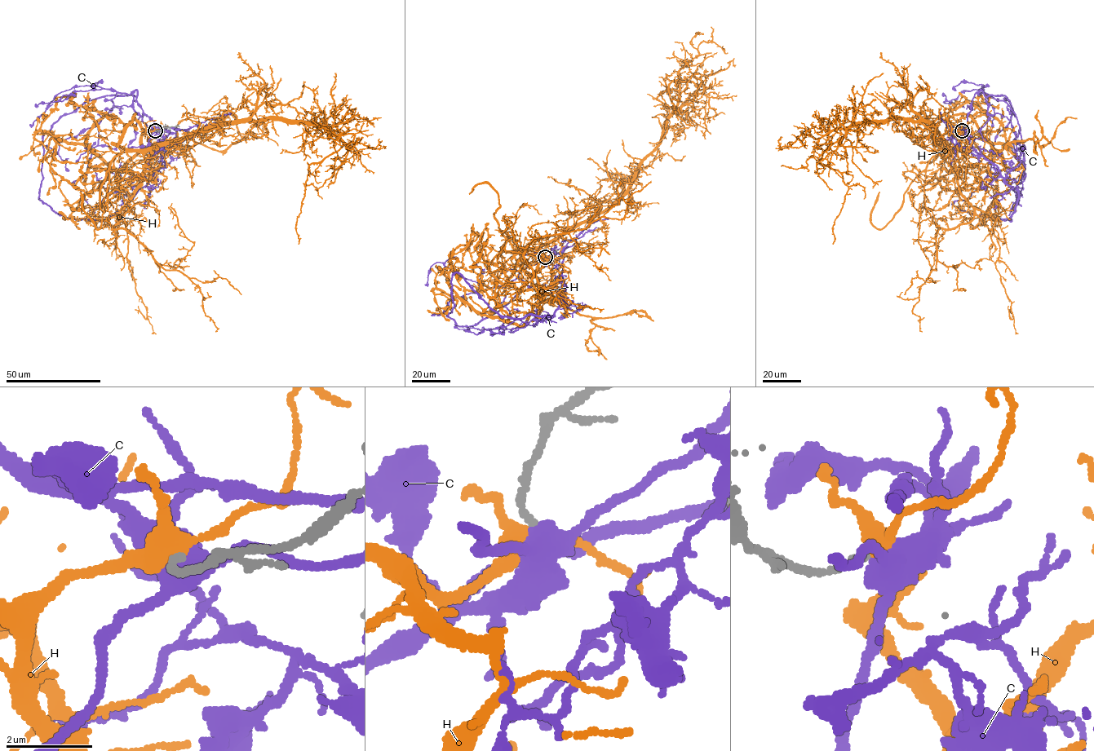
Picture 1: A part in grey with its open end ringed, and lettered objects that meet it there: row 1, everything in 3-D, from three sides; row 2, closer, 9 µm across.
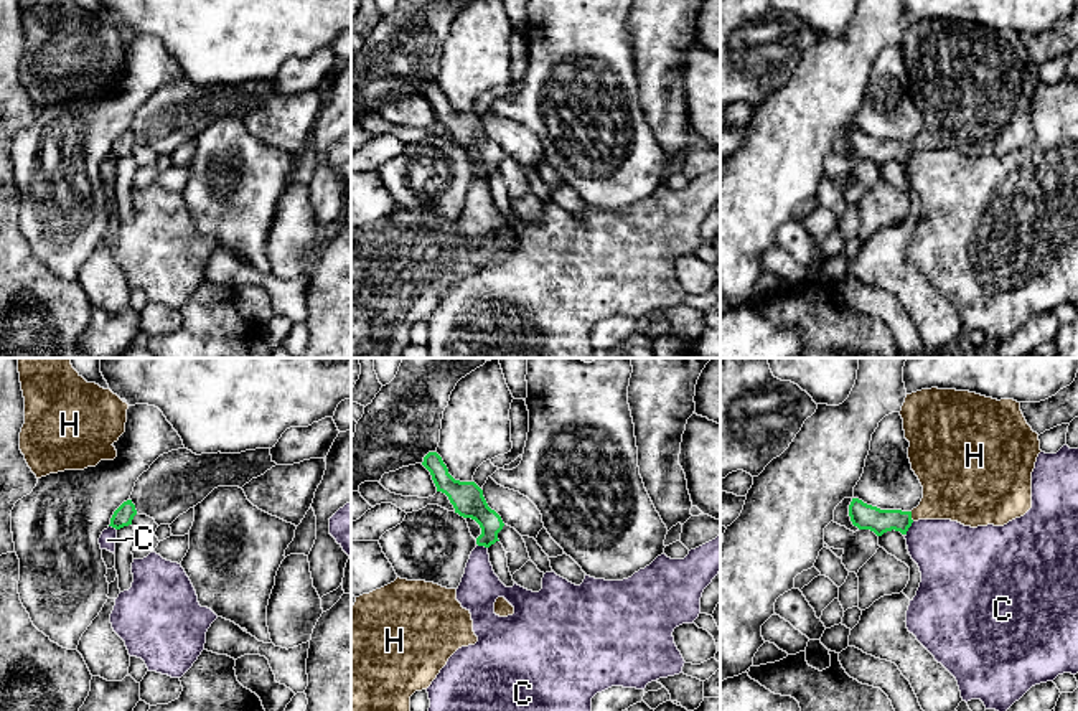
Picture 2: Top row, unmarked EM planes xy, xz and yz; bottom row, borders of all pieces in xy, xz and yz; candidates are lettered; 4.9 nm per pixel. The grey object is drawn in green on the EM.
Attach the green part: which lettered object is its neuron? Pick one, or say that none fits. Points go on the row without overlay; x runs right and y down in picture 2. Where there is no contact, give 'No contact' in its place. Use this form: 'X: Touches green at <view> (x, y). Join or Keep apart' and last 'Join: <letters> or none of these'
C: Touches green at yz (909, 157). Keep apart
H: Touches green at yz (910, 147). Join
Join: H

